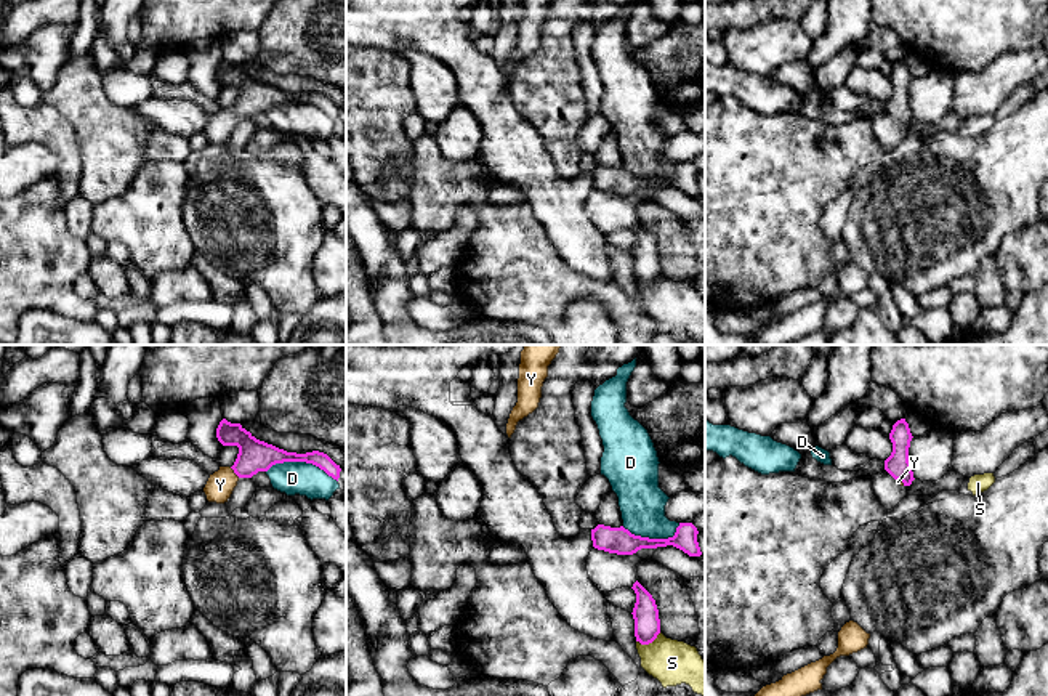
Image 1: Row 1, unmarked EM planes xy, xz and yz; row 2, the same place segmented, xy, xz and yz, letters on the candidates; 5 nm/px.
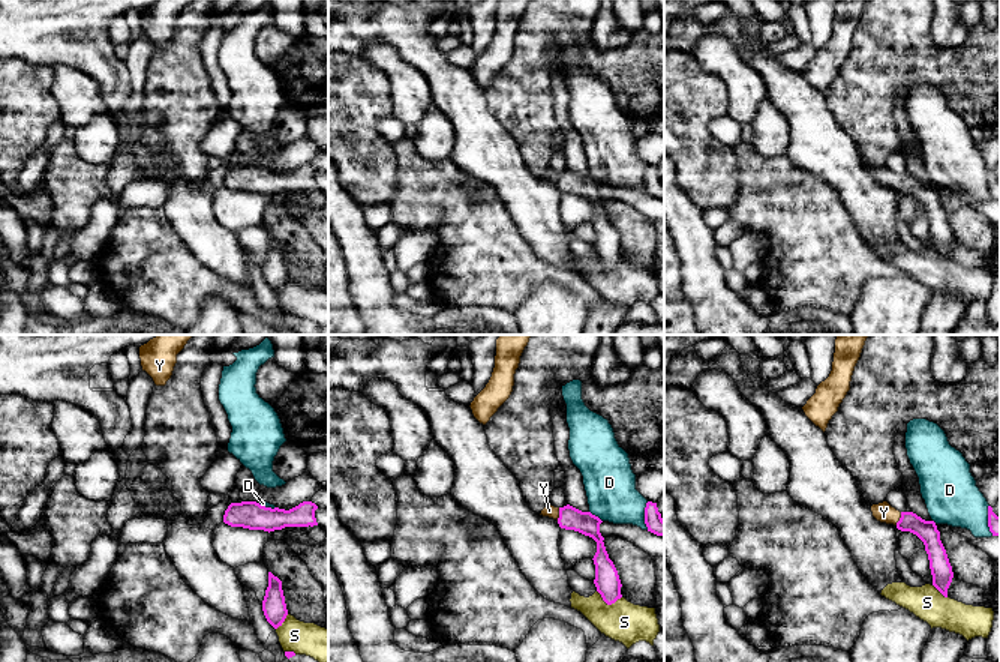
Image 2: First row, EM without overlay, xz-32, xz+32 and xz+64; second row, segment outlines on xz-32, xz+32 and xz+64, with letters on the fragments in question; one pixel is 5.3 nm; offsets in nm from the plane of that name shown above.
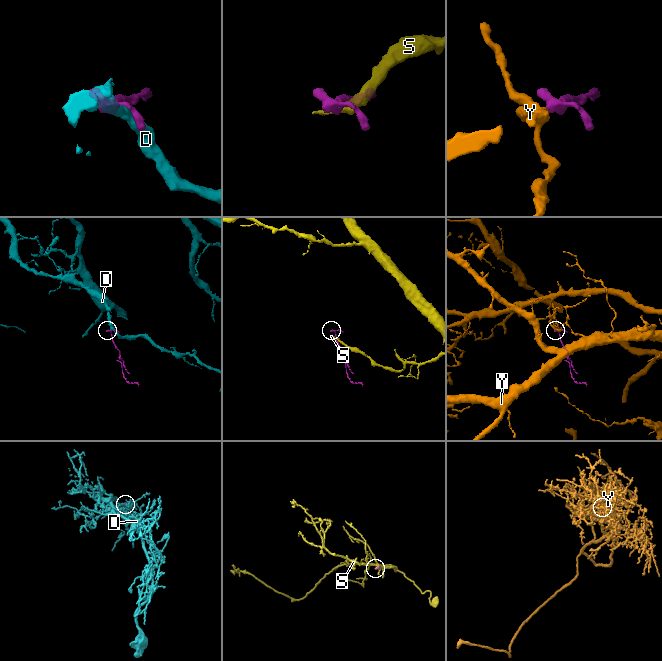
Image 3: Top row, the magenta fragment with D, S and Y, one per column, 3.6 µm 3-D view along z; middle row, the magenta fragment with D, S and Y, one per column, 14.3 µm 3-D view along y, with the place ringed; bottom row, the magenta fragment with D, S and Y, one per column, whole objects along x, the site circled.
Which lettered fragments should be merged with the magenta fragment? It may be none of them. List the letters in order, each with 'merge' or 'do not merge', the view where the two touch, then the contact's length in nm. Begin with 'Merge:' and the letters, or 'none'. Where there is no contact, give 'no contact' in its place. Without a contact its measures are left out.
Merge: Y
D: do not merge; contact in xy; length 360 nm
S: do not merge; contact in xz; length 140 nm
Y: merge; contact in xy; length 80 nm

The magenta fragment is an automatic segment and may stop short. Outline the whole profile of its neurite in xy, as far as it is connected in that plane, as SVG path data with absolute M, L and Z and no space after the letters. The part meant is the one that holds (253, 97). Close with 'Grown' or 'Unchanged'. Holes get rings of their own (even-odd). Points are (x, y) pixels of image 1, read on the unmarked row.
M223 59L216 69L216 79L223 87L237 87L239 95L232 107L220 107L210 115L204 133L208 143L224 144L231 138L240 119L252 119L258 112L268 112L276 104L306 103L319 107L338 122L340 106L327 95L312 91L306 95L287 93L272 85L256 80L240 64Z. Grown

